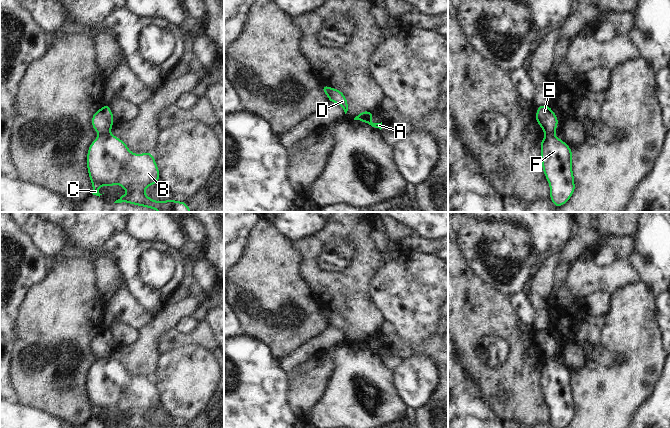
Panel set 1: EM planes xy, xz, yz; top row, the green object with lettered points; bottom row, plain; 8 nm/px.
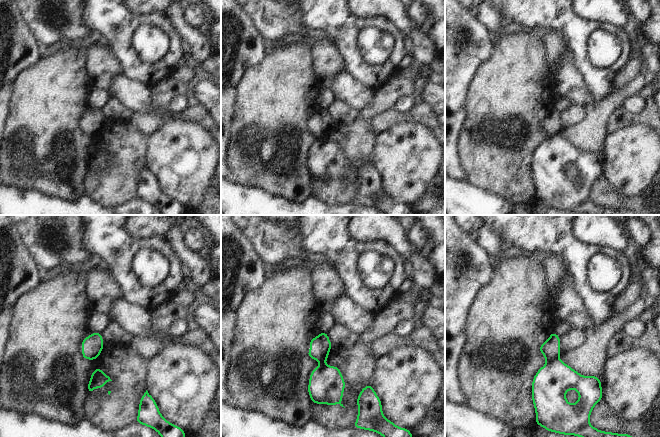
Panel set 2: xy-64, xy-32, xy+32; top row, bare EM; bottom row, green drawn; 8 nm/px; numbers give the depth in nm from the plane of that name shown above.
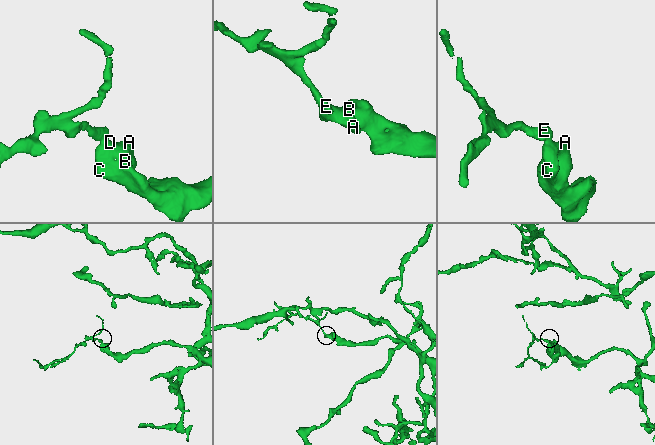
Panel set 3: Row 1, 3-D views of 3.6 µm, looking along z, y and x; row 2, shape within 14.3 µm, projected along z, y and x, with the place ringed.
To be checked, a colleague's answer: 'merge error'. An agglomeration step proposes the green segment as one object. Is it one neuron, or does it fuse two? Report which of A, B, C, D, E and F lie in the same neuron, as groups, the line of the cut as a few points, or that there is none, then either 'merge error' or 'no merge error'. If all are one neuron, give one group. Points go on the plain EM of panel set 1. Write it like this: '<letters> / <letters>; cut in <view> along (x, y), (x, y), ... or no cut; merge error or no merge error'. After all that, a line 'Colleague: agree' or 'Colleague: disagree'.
A B C D F / E; cut in xy along (109, 356), (98, 359); merge error
Colleague: agree

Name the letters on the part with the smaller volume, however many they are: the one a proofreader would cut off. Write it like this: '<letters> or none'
E

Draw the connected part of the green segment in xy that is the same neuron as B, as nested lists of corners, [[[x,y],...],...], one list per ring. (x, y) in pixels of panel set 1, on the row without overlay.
[[[111,357],[98,359],[90,368],[87,376],[87,394],[92,407],[93,419],[101,420],[98,416],[101,410],[108,409],[111,413],[113,408],[118,408],[127,415],[126,419],[114,427],[126,426],[129,428],[186,428],[184,425],[168,423],[166,425],[155,425],[145,418],[147,411],[156,408],[160,403],[159,392],[151,376],[141,377],[140,379],[129,374],[126,367]]]

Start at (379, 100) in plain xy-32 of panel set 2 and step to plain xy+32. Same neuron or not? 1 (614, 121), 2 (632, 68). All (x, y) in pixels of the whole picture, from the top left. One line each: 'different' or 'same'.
1: different
2: different

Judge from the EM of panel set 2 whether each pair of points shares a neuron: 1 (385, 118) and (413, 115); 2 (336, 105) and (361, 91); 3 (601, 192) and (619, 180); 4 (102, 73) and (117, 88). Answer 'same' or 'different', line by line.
1: same
2: different
3: different
4: different

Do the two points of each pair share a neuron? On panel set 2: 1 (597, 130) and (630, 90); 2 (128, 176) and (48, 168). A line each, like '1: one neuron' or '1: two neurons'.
1: one neuron
2: two neurons

